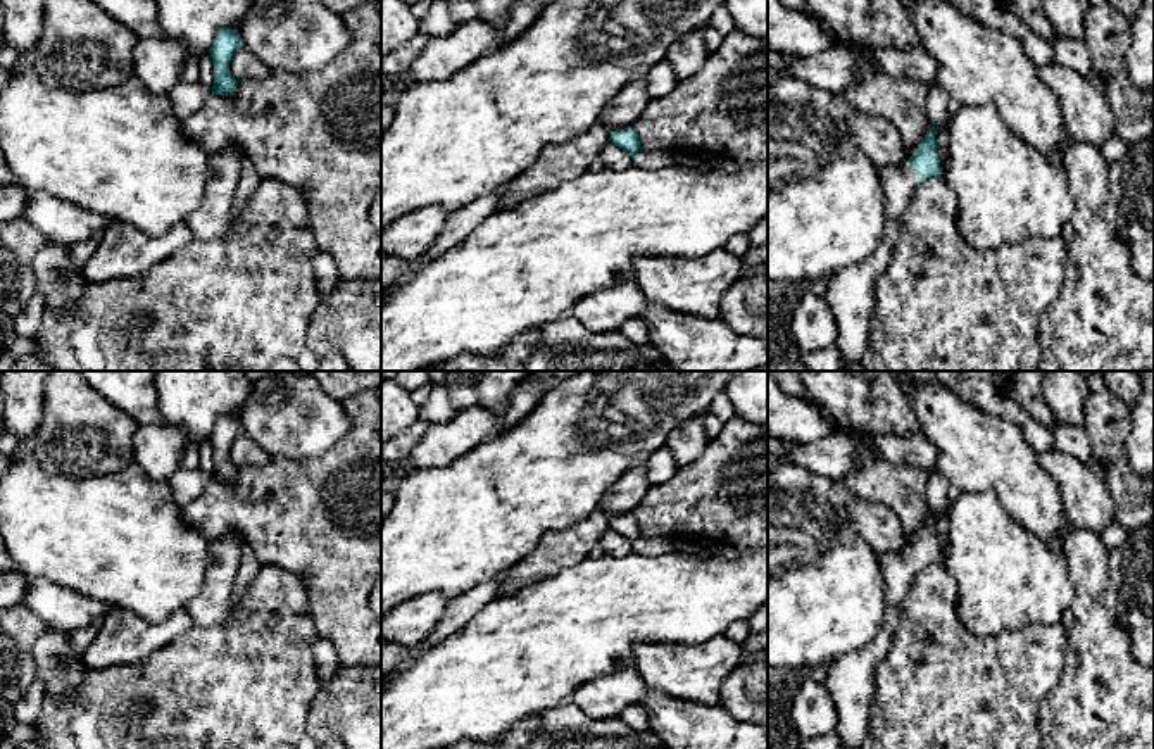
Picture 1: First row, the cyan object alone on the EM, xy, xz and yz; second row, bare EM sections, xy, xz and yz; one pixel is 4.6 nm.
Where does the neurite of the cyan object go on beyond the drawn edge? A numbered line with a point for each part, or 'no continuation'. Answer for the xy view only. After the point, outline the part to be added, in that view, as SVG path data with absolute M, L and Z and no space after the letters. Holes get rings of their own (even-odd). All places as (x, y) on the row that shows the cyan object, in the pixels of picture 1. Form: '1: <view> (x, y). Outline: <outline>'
1: xy (249, 180). Outline: M247 160L245 167L241 169L240 181L236 185L236 192L233 197L231 219L229 219L231 226L235 226L236 221L240 219L241 211L247 207L247 202L257 190L260 179L262 178L255 171L254 164Z

